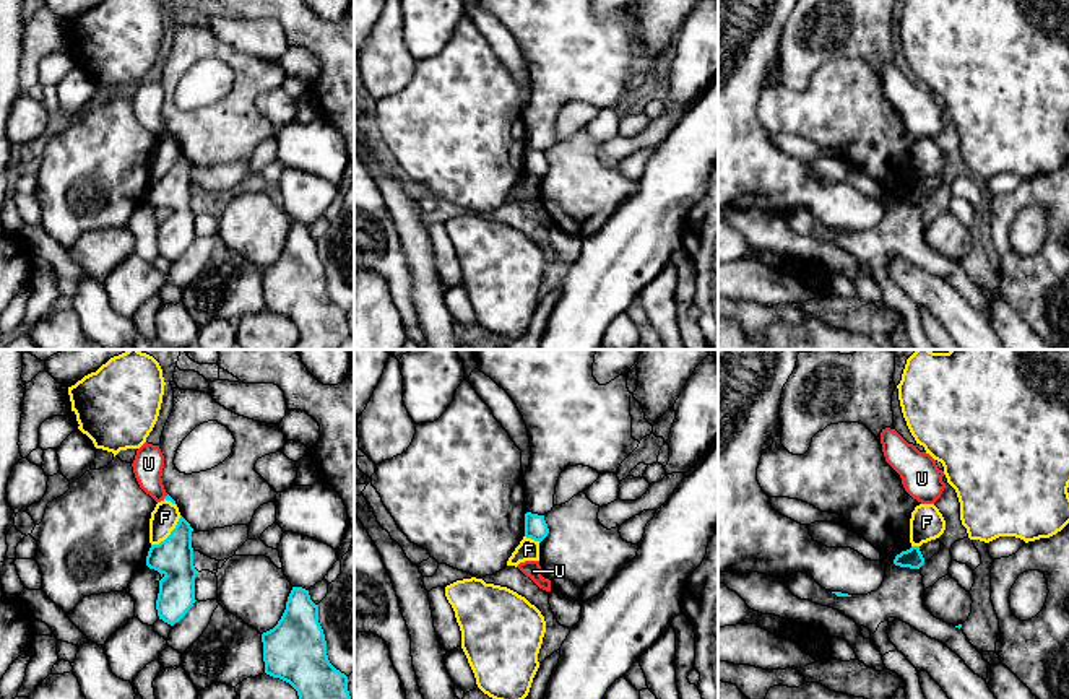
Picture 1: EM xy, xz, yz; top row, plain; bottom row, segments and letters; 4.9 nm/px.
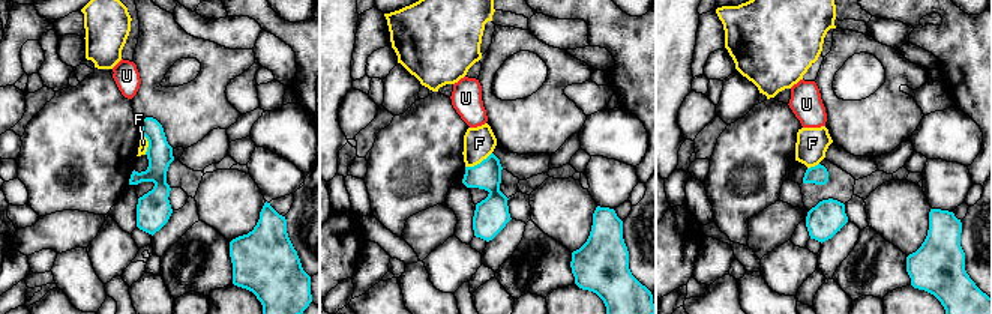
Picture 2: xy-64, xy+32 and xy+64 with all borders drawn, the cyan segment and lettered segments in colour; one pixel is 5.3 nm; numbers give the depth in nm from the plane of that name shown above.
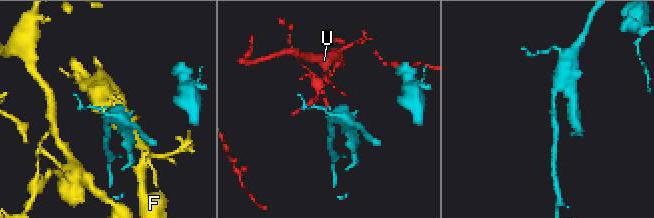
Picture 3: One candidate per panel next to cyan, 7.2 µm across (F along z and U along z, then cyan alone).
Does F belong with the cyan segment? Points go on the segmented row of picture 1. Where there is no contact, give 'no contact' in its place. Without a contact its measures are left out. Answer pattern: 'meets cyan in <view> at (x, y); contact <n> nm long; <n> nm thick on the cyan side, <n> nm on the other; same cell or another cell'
meets cyan in xy at (171, 534); contact 220 nm long; 190 nm thick on the cyan side, 140 nm on the other; another cell

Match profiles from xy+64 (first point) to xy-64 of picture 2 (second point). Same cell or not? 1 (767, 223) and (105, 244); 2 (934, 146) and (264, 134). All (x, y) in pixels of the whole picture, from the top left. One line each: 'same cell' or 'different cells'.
1: different cells
2: same cell

